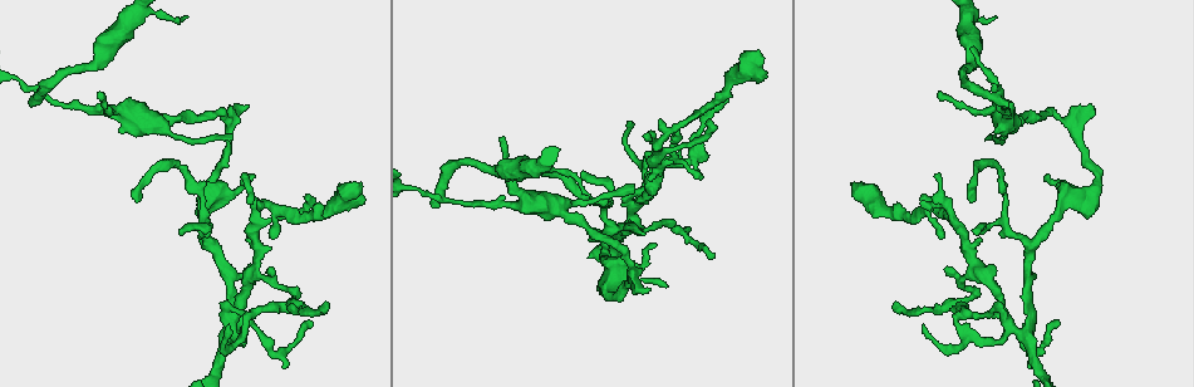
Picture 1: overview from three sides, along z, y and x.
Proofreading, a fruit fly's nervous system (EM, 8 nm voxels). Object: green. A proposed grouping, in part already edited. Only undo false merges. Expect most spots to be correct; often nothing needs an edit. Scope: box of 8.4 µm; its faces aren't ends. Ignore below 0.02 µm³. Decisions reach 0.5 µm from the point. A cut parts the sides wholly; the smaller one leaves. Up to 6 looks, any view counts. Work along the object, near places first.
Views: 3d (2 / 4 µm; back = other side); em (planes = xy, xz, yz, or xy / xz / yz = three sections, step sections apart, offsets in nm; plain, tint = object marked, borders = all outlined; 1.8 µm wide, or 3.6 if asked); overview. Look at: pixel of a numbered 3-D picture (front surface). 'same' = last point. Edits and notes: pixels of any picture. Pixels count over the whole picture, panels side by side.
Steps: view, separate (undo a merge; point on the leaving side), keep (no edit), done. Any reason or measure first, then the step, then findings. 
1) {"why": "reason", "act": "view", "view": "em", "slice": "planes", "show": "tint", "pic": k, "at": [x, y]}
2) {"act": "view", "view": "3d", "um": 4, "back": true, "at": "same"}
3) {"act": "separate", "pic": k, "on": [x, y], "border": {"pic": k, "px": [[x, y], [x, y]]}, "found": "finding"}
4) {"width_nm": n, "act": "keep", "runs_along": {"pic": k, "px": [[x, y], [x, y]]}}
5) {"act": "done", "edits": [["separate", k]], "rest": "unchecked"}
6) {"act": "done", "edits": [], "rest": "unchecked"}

{"why": "looks like a crossing", "act": "view", "view": "3d", "um": 4, "pic": 1, "at": [237, 308]}

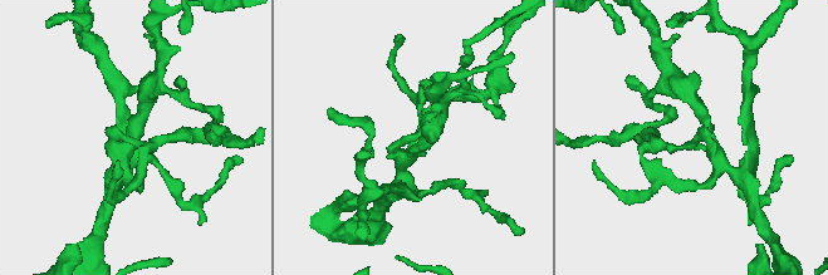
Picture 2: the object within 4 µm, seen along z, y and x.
{"arms": 4, "why": "now the EM", "act": "view", "view": "em", "slice": "yz", "step": 4, "show": "tint", "pic": 2, "at": [708, 140]}

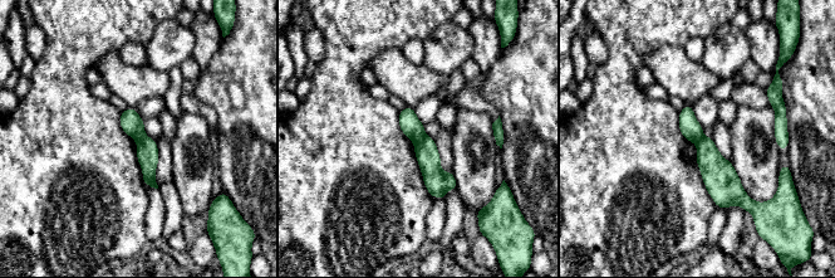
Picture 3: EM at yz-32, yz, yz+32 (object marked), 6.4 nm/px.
{"why": "another direction", "act": "view", "view": "em", "slice": "planes", "show": "tint", "at": "same"}

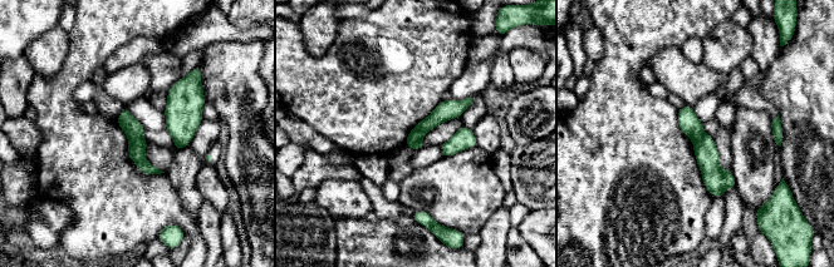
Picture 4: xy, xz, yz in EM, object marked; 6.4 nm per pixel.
{"act": "keep", "runs_along": {"pic": 4, "px": [[687, 108], [721, 192]]}, "found": "all the same neuron"}

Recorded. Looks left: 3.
{"why": "branch point", "act": "view", "view": "em", "slice": "planes", "show": "tint", "pic": 1, "at": [437, 196]}

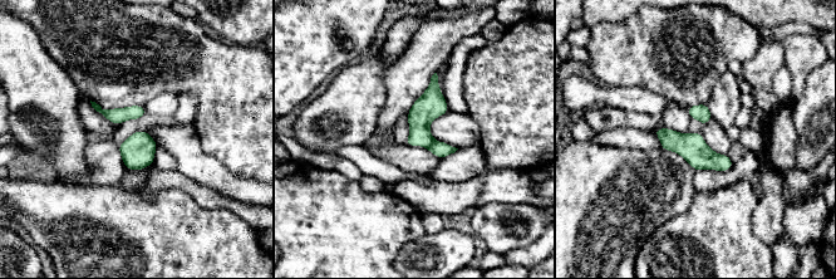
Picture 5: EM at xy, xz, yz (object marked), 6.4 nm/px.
{"width_nm": 160, "act": "separate", "pic": 5, "on": [429, 106], "part_leaving": {"pic": 5, "px": [[659, 132], [728, 165]]}, "found": "a second neuron is stuck on"}

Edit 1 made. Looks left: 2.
{"why": "see it whole again", "act": "view", "view": "overview"}

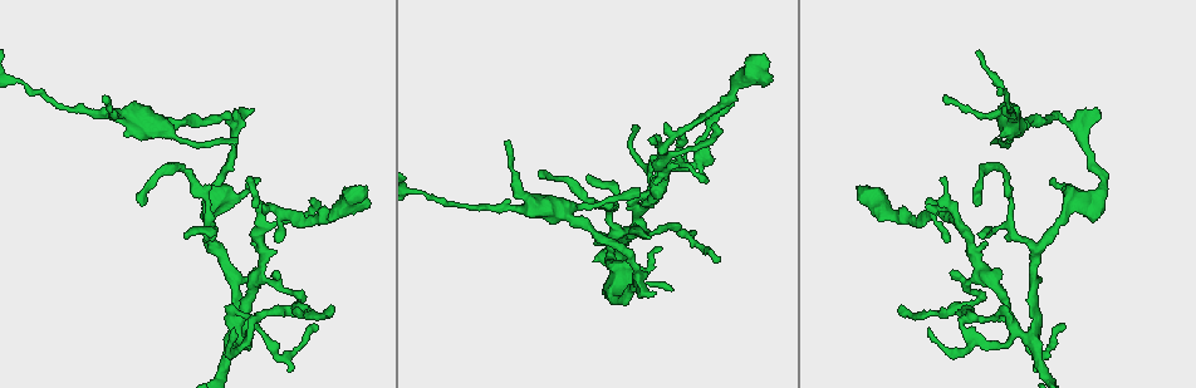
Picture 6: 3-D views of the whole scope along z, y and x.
{"why": "sharp bend", "act": "view", "view": "em", "slice": "planes", "show": "tint", "pic": 6, "at": [226, 115]}

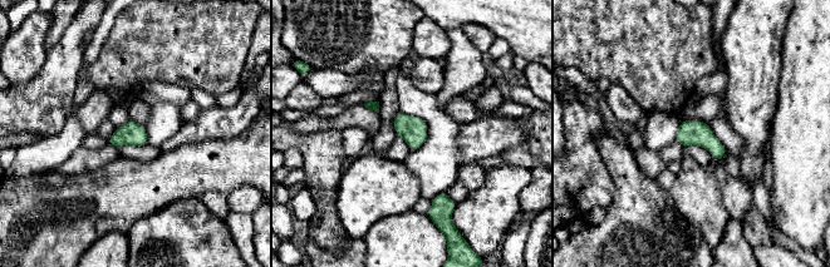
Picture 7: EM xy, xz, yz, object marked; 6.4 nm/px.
{"act": "keep", "found": "continuous, no second neuron"}

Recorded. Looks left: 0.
{"act": "done", "edits": [["separate", 5]], "rest": "unchecked"}

